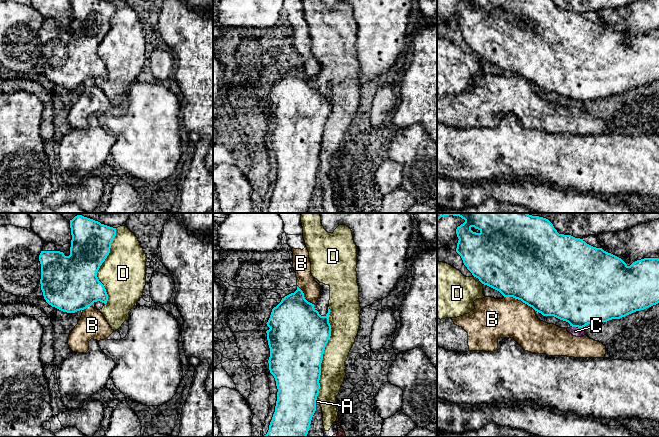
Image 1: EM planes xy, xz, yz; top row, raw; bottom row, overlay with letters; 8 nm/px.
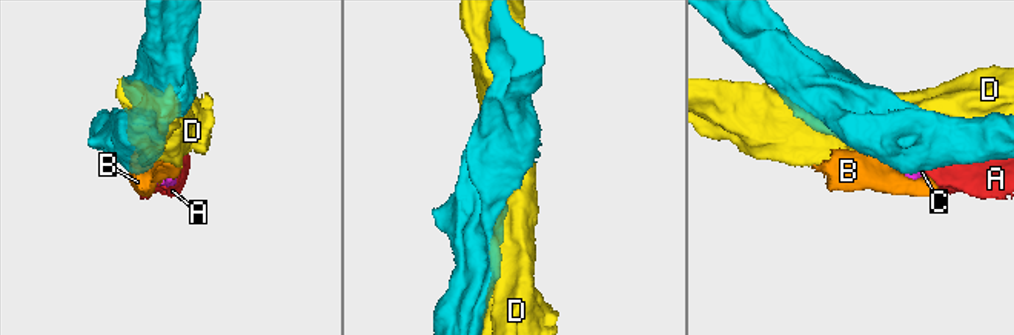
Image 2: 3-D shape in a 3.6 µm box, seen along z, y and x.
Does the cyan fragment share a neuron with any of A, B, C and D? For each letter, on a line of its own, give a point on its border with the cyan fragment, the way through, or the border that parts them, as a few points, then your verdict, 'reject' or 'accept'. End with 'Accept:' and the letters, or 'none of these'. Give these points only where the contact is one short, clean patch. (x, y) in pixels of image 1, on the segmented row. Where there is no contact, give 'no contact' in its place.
A: meets cyan in xz at (315, 401); reject
B: meets cyan in yz at (520, 299); border along yz (504, 296), (520, 299), (535, 310); reject
C: meets cyan in yz at (577, 326); border along yz (571, 325), (582, 328); reject
D: meets cyan in xz at (323, 352); reject
Accept: none of these

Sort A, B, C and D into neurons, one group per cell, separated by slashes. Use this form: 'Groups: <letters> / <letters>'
Groups: A B C / D

